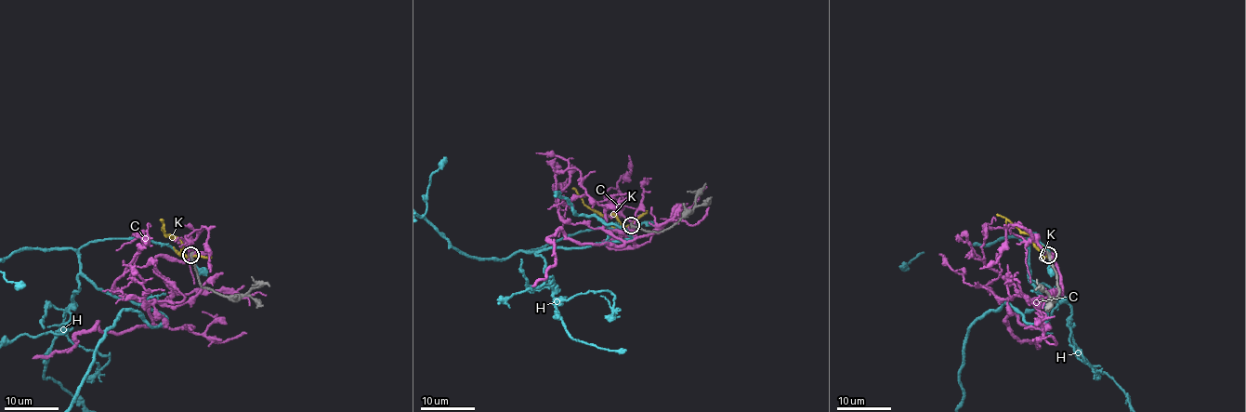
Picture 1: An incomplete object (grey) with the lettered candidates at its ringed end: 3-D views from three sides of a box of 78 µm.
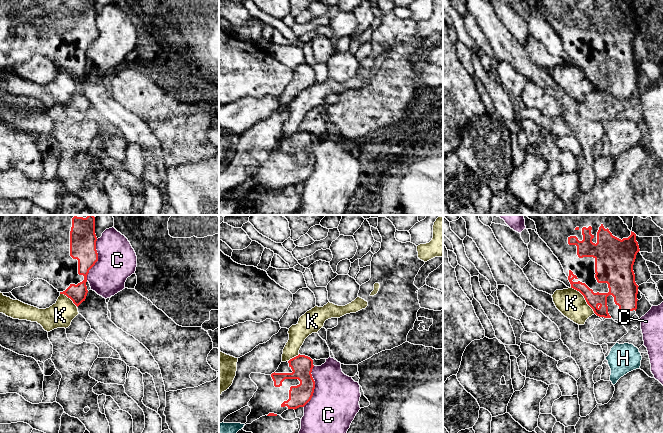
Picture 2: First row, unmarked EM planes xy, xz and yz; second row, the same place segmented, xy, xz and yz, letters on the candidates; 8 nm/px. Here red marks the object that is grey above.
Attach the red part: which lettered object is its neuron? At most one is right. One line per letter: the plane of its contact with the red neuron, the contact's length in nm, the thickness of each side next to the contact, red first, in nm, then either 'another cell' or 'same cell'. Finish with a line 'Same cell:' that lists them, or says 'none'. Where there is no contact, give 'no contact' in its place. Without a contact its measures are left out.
C: contact in xy; length 340 nm; calibres 220 and 320 nm; another cell
H: no contact; another cell
K: contact in yz; length 300 nm; calibres 140 and 220 nm; another cell
Same cell: none

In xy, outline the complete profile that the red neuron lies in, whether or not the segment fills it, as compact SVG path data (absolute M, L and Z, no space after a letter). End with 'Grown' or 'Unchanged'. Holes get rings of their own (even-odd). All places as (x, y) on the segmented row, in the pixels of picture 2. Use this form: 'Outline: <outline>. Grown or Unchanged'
Outline: M0 215L0 292L9 293L34 279L43 279L78 307L85 301L89 270L98 261L93 215Z. Grown

